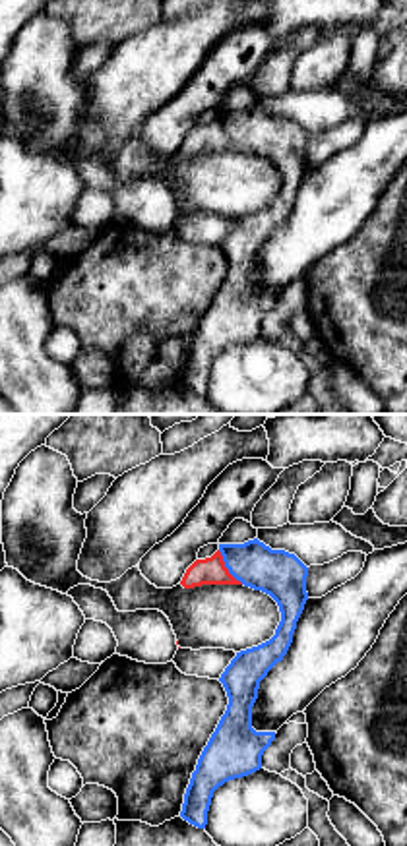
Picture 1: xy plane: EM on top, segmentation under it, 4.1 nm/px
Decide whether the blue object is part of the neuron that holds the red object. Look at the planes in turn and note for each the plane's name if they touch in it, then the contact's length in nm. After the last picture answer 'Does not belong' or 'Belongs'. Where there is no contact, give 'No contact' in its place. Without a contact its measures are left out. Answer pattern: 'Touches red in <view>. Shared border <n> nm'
Touches red in xy. Shared border 180 nm

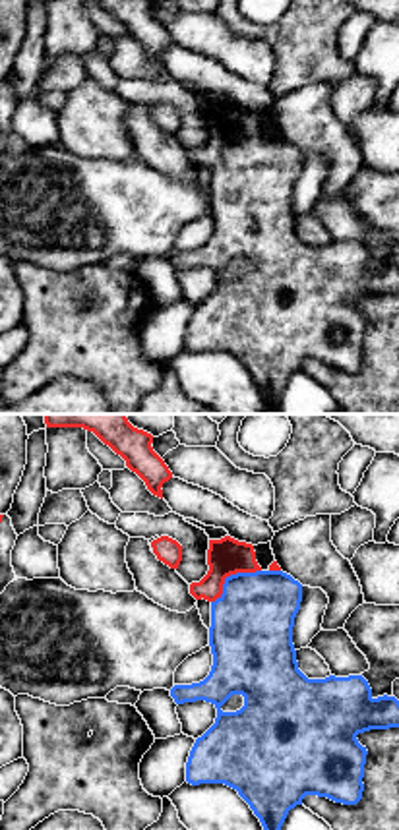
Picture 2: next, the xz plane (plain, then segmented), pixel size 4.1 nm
Touches red in xz. Shared border 240 nm

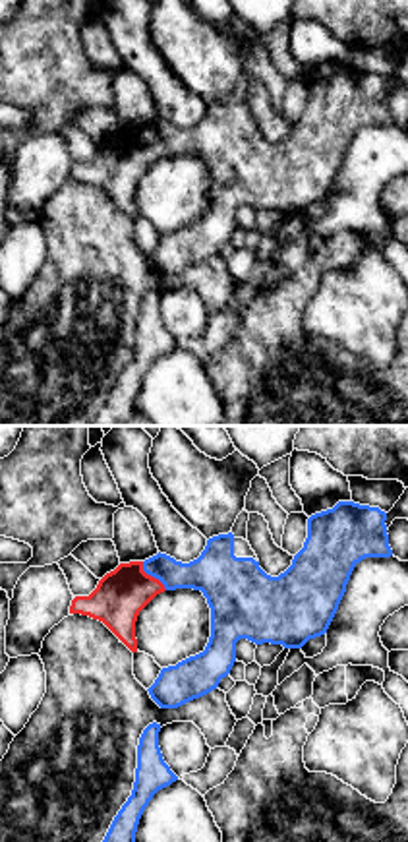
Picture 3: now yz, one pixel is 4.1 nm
Touches red in yz. Shared border 160 nm

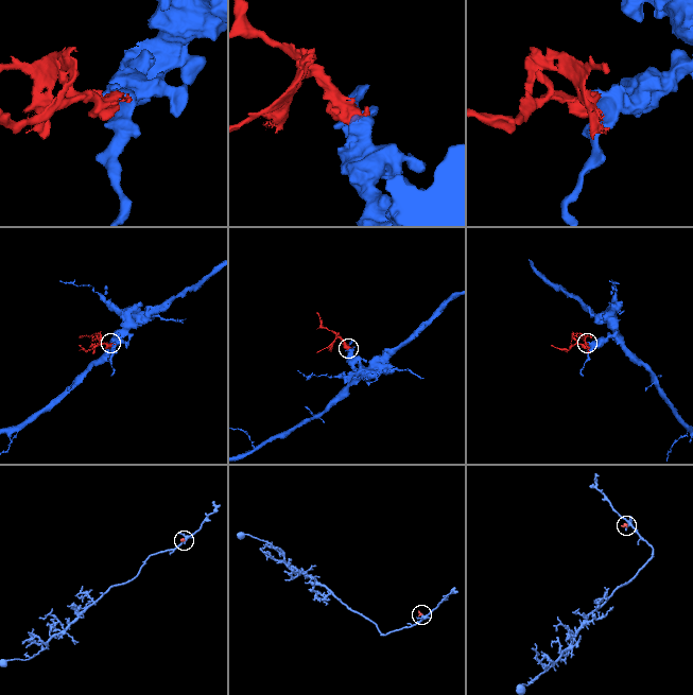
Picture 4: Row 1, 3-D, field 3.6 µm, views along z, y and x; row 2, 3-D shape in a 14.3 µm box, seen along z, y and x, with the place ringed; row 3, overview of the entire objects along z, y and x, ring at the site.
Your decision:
Belongs

